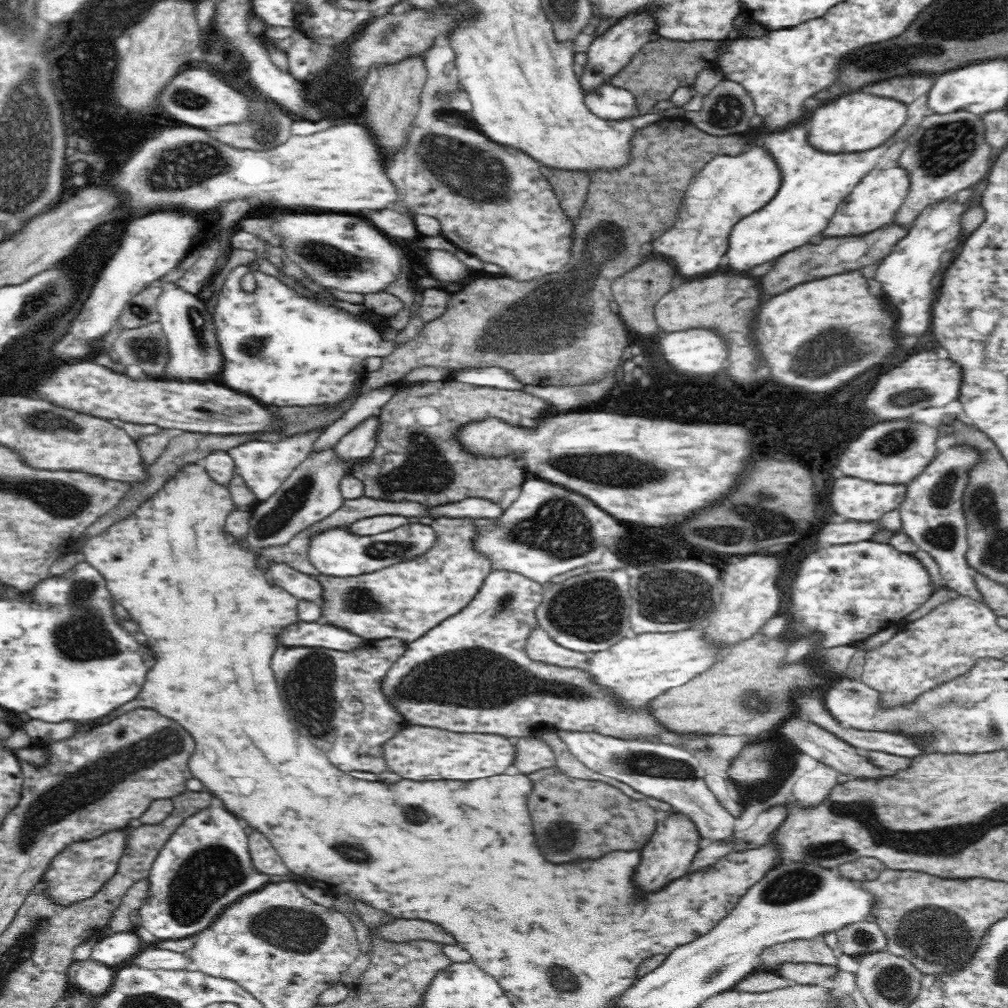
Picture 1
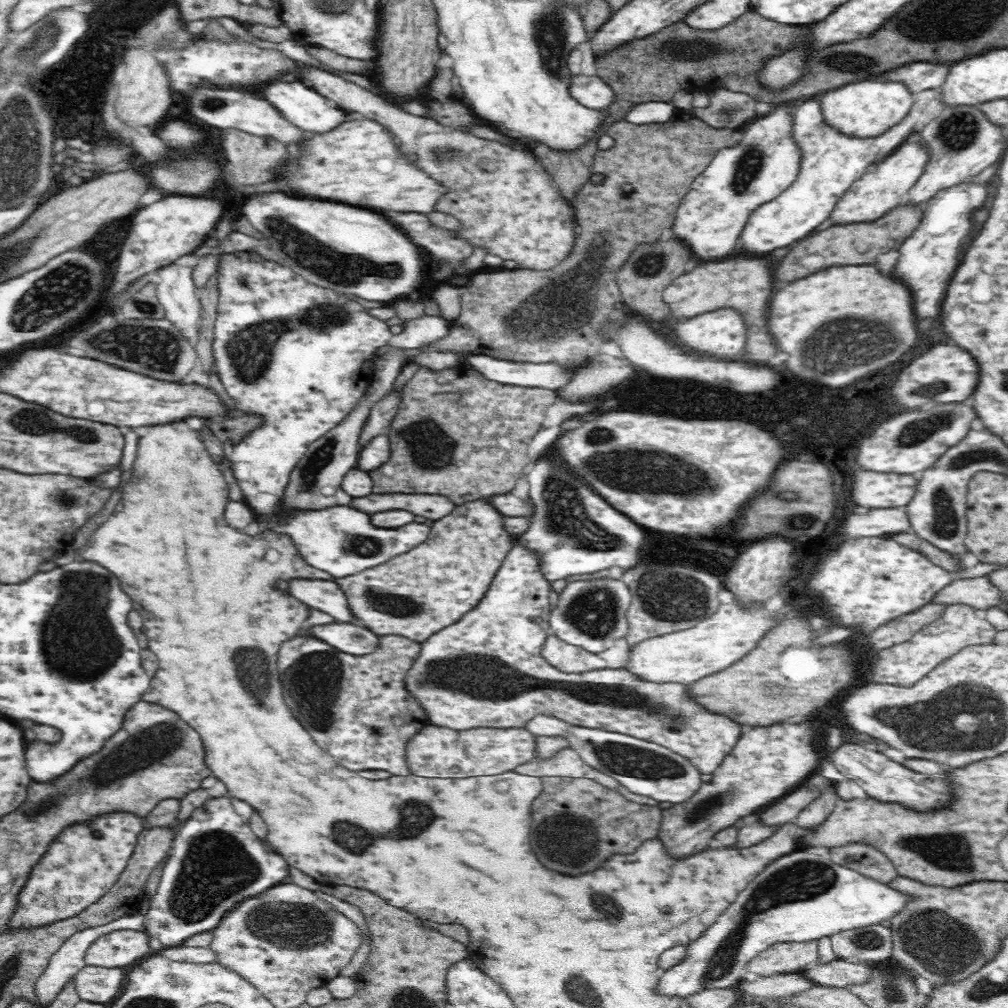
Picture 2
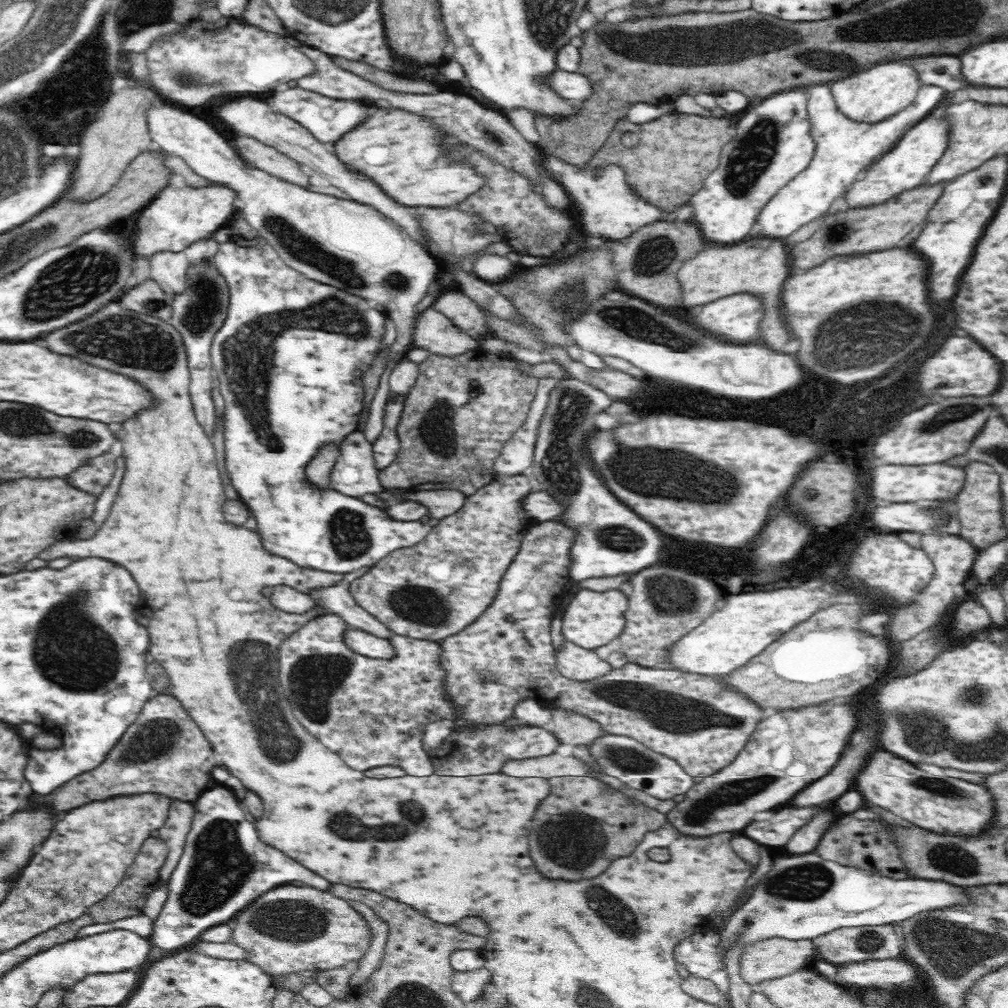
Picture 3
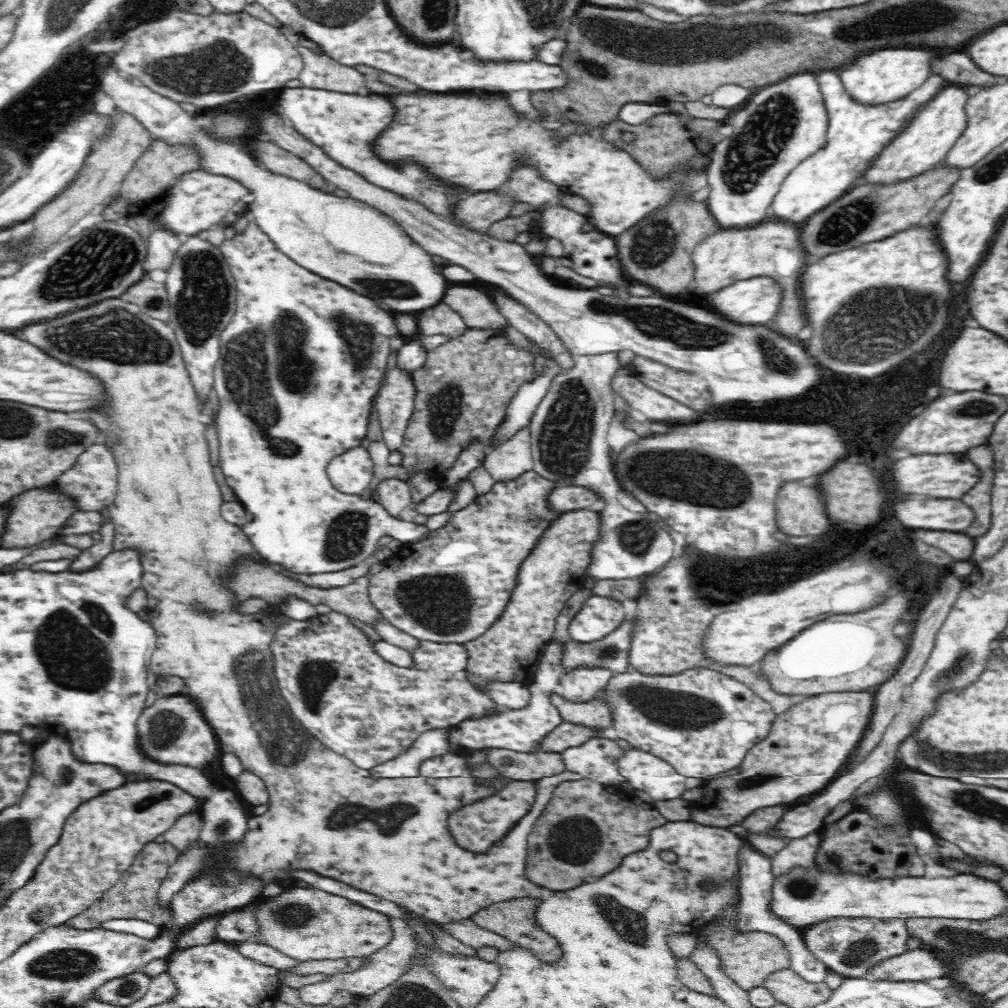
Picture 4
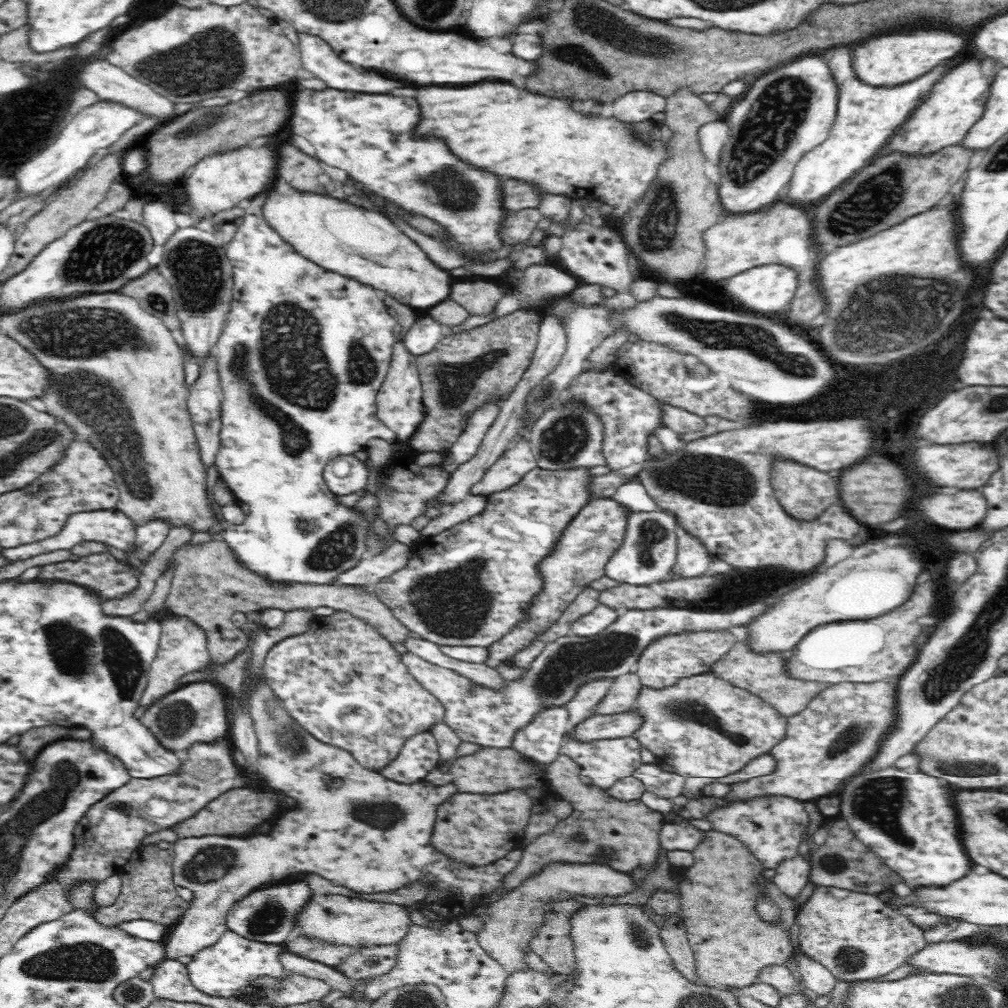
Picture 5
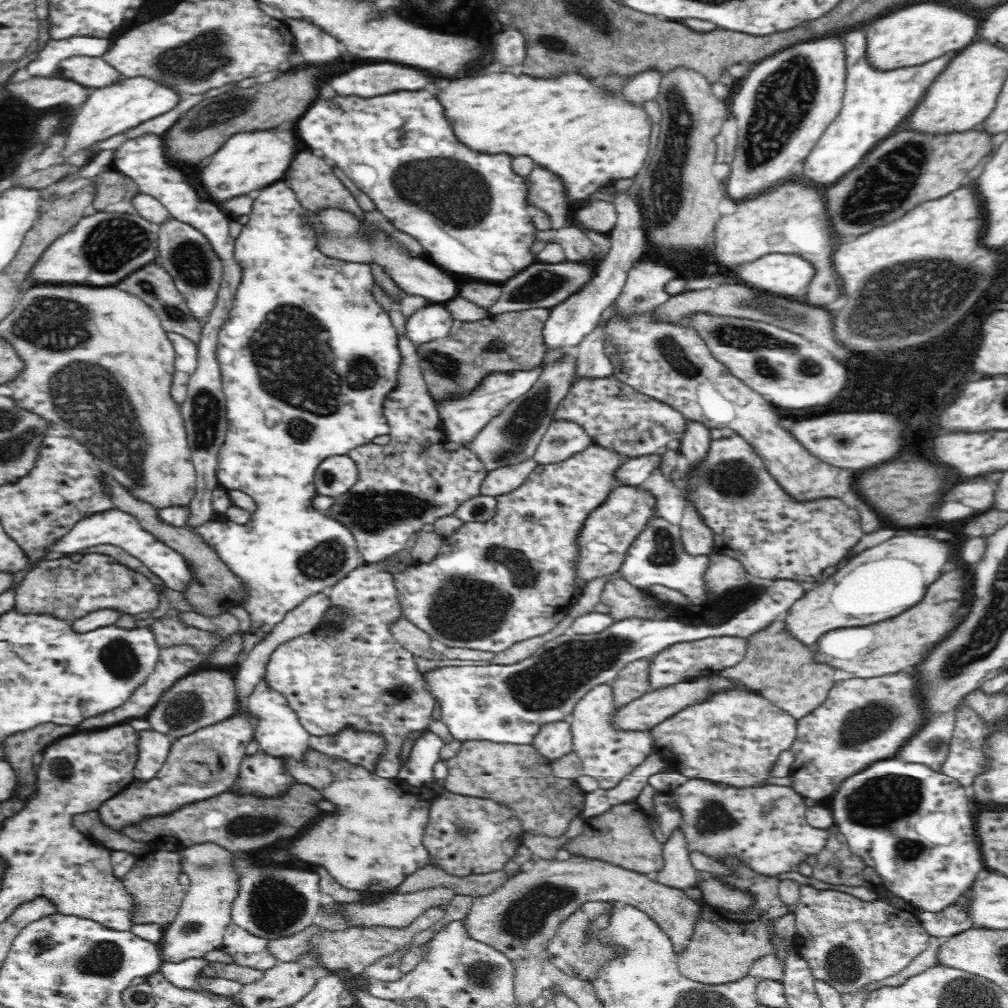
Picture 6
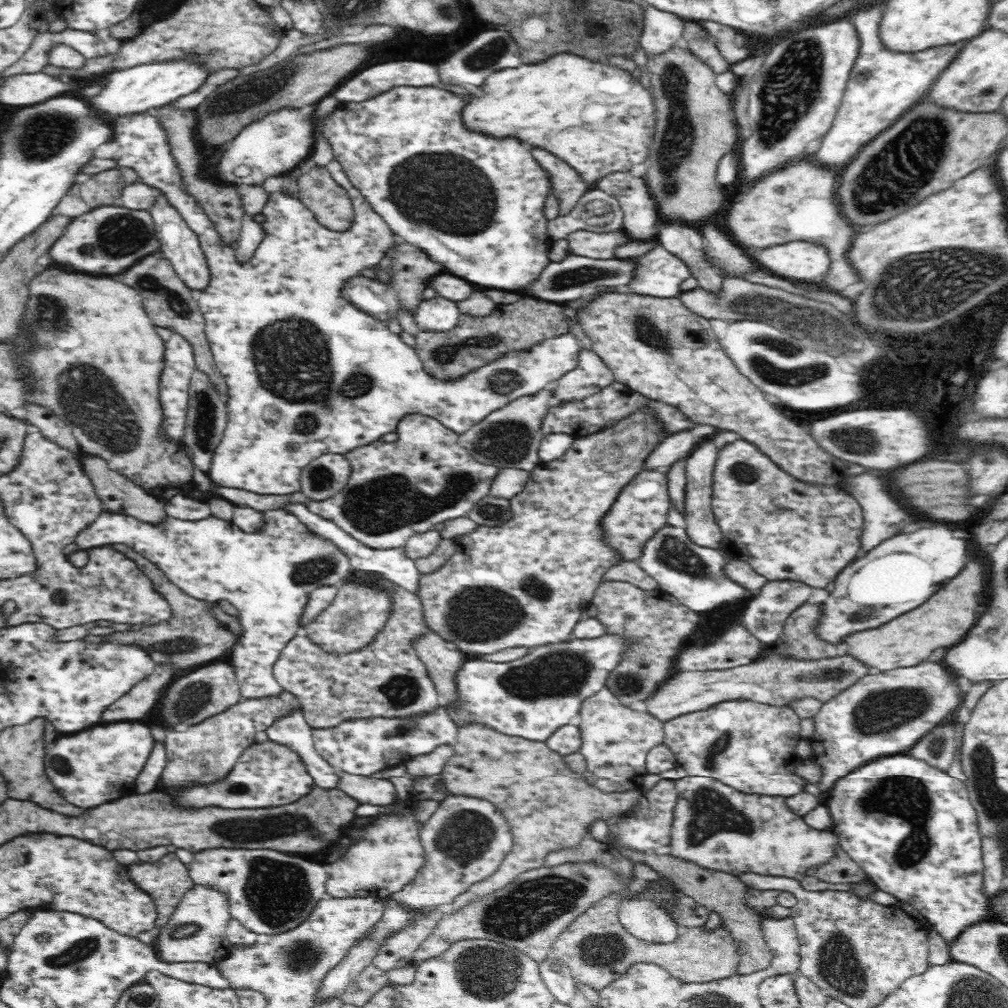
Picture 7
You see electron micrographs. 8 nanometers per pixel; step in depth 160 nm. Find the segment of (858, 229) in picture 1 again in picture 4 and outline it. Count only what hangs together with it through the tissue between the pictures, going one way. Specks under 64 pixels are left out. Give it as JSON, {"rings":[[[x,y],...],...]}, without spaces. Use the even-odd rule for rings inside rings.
{"rings":[[[953,82],[946,84],[946,88],[942,88],[926,106],[922,107],[922,110],[917,112],[898,136],[877,156],[878,160],[874,159],[874,164],[866,172],[864,180],[876,184],[896,183],[942,164],[947,152],[950,152],[967,127],[965,106],[972,92],[970,86],[962,87]]]}

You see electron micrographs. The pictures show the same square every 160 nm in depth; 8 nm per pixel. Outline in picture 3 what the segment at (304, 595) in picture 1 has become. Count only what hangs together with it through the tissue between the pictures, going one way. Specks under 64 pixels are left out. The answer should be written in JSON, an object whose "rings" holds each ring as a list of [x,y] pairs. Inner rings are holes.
{"rings":[[[362,568],[349,572],[336,586],[316,589],[310,595],[315,604],[330,610],[332,614],[341,616],[348,626],[360,628],[360,630],[373,633],[374,636],[389,640],[390,636],[396,635],[396,633],[387,628],[381,620],[371,615],[369,611],[364,610],[349,591],[351,582],[361,577],[365,571],[366,568]]]}

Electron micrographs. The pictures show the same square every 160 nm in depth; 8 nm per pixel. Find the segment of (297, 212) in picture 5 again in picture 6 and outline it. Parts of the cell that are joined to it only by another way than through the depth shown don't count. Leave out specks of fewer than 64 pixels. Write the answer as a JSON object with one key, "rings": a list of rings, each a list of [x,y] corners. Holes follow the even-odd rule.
{"rings":[[[335,208],[322,209],[320,214],[312,216],[310,222],[318,228],[318,236],[320,236],[318,248],[320,252],[330,256],[332,259],[339,259],[340,262],[366,264],[376,262],[388,272],[388,276],[406,294],[424,296],[424,298],[428,298],[429,302],[444,302],[444,300],[452,300],[460,290],[460,286],[454,282],[454,278],[450,278],[448,274],[444,274],[436,266],[432,266],[432,264],[428,264],[428,262],[424,262],[420,258],[408,256],[398,244],[388,242],[386,236],[382,236],[382,234],[370,236],[370,232],[368,232],[366,238],[360,236],[360,230],[364,230],[364,228],[358,224],[358,220],[350,212]]]}

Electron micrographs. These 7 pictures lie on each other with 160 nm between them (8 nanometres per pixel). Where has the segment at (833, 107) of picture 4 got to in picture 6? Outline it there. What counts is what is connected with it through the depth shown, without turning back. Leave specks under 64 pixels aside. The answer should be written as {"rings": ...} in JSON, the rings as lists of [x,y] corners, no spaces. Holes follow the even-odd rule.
{"rings":[[[864,25],[845,31],[843,48],[846,53],[846,76],[842,108],[803,161],[800,172],[810,182],[822,184],[822,188],[838,183],[846,172],[860,164],[864,154],[868,154],[882,139],[893,134],[896,128],[902,128],[902,122],[908,120],[928,87],[952,60],[952,56],[946,54],[916,67],[902,67],[892,71],[875,70],[867,62]]]}

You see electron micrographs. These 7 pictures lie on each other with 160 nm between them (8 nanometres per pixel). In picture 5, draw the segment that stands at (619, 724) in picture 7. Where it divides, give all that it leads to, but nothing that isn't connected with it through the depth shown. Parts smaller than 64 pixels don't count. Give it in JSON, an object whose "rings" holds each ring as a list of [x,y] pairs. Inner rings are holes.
{"rings":[[[600,678],[588,681],[587,684],[579,687],[575,695],[571,697],[570,702],[564,706],[564,710],[569,712],[570,729],[594,715],[595,708],[608,694],[612,684],[612,679],[604,678],[602,680]],[[634,736],[626,738],[590,740],[582,743],[574,738],[566,738],[561,746],[561,754],[569,756],[580,765],[581,774],[592,778],[599,789],[610,788],[617,780],[630,776],[642,764],[640,750],[642,745]]]}

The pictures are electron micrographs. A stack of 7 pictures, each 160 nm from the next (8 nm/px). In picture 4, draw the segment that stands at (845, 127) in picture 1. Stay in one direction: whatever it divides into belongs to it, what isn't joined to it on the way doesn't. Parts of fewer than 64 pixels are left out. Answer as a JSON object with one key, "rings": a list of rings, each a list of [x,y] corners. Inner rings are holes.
{"rings":[[[891,46],[878,48],[878,51],[866,53],[854,64],[839,73],[848,94],[862,104],[882,104],[898,99],[904,99],[913,90],[925,83],[932,74],[932,60],[936,59],[936,52],[922,52],[922,50],[906,50]]]}

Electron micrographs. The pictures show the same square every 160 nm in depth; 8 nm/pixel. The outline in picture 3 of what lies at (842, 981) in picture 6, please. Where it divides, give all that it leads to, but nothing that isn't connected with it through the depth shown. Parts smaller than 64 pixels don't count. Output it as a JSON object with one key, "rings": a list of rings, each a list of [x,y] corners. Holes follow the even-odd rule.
{"rings":[[[893,925],[840,928],[811,942],[814,944],[816,954],[819,954],[818,957],[835,966],[837,964],[866,962],[867,960],[892,959],[901,954],[899,939]]]}

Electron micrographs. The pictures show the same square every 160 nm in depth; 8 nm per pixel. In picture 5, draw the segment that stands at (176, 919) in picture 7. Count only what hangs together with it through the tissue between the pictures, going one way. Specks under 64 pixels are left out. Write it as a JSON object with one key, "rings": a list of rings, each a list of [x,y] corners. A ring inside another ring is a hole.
{"rings":[[[260,624],[259,628],[247,628],[243,625],[241,628],[244,629],[247,636],[247,647],[236,654],[236,660],[216,665],[211,675],[208,676],[208,680],[226,696],[226,708],[229,708],[230,722],[232,717],[235,714],[240,714],[242,710],[251,711],[252,722],[255,724],[255,734],[258,737],[258,754],[255,762],[255,765],[258,766],[257,772],[264,782],[268,780],[268,786],[278,788],[278,790],[286,792],[290,798],[294,798],[296,806],[292,810],[284,812],[272,824],[272,830],[268,834],[188,837],[179,838],[173,843],[172,867],[174,868],[175,887],[181,886],[190,889],[194,899],[189,904],[188,910],[176,921],[176,926],[172,928],[172,932],[166,940],[165,958],[177,960],[180,956],[194,956],[203,948],[217,944],[218,940],[229,930],[226,917],[235,903],[249,895],[250,892],[257,891],[274,882],[282,882],[286,880],[286,876],[298,874],[298,872],[316,872],[328,880],[336,880],[336,885],[366,894],[400,890],[400,888],[408,887],[411,883],[417,883],[420,878],[424,878],[424,881],[429,885],[428,895],[424,902],[428,902],[432,906],[430,910],[436,910],[436,912],[440,908],[440,902],[436,902],[436,898],[440,898],[442,890],[446,896],[456,896],[456,888],[458,888],[458,894],[468,894],[472,898],[501,890],[501,884],[505,877],[513,872],[514,868],[521,862],[523,855],[521,845],[506,853],[504,858],[494,862],[494,864],[471,866],[453,861],[453,858],[436,852],[436,848],[430,846],[430,836],[432,836],[434,822],[437,819],[438,804],[444,803],[445,800],[458,793],[457,785],[454,783],[446,784],[446,786],[438,785],[436,788],[432,784],[416,782],[410,788],[402,788],[410,794],[420,794],[426,800],[424,812],[420,812],[420,816],[408,816],[408,822],[410,822],[408,830],[382,832],[382,828],[368,826],[366,822],[360,822],[360,820],[352,818],[350,814],[342,812],[344,800],[362,800],[362,798],[366,800],[366,796],[368,796],[368,800],[382,800],[384,794],[392,794],[400,784],[396,784],[390,779],[386,780],[386,777],[382,776],[380,772],[364,768],[348,751],[324,744],[312,736],[289,715],[265,678],[248,676],[248,656],[252,654],[253,650],[250,645],[263,626]]]}

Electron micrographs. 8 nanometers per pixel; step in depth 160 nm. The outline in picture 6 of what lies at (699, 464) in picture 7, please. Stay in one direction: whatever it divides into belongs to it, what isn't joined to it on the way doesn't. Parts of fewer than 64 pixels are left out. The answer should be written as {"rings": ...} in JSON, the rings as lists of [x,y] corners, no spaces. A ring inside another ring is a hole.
{"rings":[[[690,421],[688,429],[680,438],[680,454],[684,455],[688,468],[694,468],[694,464],[702,462],[706,454],[710,452],[710,429],[705,424]],[[690,502],[684,506],[684,516],[679,524],[682,543],[688,555],[712,555],[716,551],[714,532],[694,510]]]}

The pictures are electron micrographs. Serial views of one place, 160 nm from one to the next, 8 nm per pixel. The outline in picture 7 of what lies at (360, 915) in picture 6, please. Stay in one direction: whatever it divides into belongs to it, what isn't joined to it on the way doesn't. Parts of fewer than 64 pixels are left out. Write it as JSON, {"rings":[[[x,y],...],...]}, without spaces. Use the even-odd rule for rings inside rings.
{"rings":[[[452,794],[439,801],[438,808],[435,809],[430,820],[420,826],[419,839],[425,852],[425,862],[421,871],[413,879],[413,883],[409,883],[403,890],[390,896],[390,899],[400,904],[408,913],[449,906],[474,883],[493,876],[513,847],[513,833],[510,832],[510,825],[506,823],[505,816],[502,816],[497,805],[493,805],[489,800]]]}

